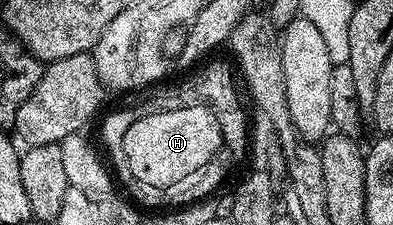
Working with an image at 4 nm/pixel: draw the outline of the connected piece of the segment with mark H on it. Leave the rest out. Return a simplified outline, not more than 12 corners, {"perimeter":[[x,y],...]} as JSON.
{"perimeter":[[204,105],[130,127],[135,174],[168,186],[213,159],[221,123]]}

